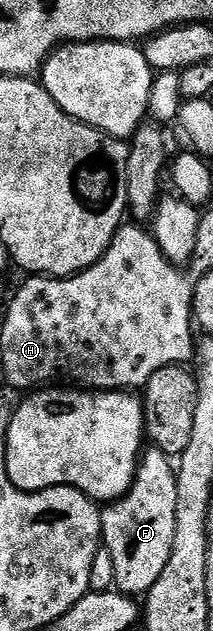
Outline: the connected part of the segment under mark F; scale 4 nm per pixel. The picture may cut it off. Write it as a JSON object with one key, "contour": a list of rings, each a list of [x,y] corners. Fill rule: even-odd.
{"contour":[[[154,449],[142,452],[137,481],[122,499],[112,502],[102,512],[102,546],[112,555],[114,586],[122,594],[143,597],[157,585],[157,577],[169,565],[177,517],[177,471],[172,460]]]}

